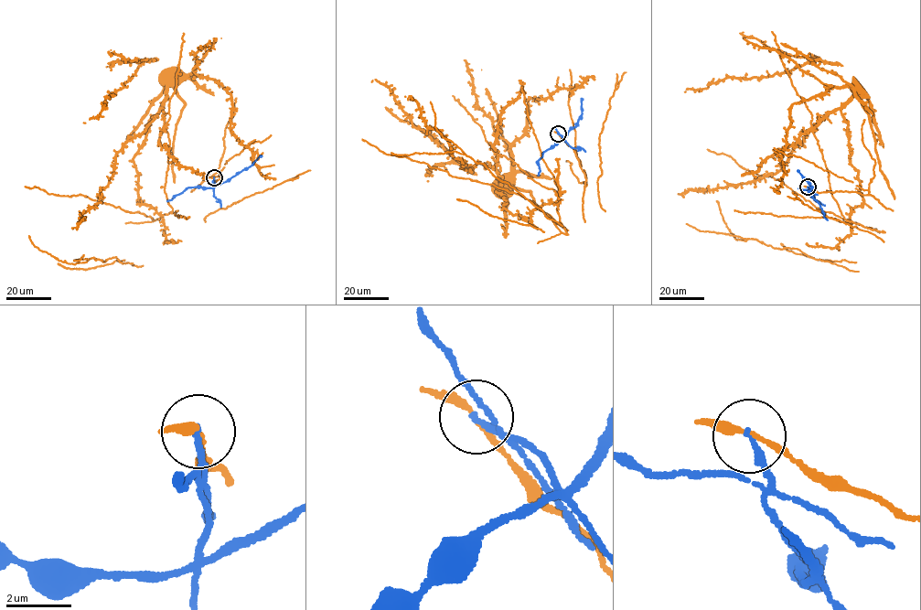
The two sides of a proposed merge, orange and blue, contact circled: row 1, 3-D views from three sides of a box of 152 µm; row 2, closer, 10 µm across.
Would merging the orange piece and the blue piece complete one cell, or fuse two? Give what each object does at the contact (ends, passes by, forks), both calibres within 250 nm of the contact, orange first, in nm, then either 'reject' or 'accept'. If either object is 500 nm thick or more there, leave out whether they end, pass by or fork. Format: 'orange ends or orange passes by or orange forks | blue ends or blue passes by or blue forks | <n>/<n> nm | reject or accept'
orange passes by | blue ends | 190/200 nm | reject

